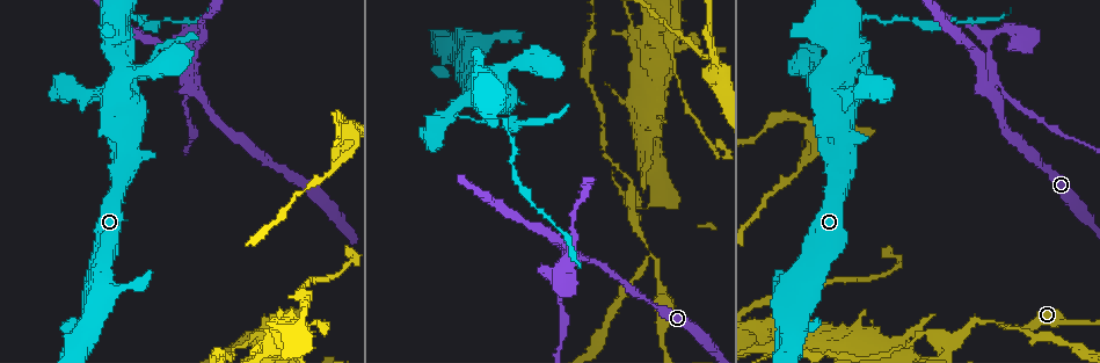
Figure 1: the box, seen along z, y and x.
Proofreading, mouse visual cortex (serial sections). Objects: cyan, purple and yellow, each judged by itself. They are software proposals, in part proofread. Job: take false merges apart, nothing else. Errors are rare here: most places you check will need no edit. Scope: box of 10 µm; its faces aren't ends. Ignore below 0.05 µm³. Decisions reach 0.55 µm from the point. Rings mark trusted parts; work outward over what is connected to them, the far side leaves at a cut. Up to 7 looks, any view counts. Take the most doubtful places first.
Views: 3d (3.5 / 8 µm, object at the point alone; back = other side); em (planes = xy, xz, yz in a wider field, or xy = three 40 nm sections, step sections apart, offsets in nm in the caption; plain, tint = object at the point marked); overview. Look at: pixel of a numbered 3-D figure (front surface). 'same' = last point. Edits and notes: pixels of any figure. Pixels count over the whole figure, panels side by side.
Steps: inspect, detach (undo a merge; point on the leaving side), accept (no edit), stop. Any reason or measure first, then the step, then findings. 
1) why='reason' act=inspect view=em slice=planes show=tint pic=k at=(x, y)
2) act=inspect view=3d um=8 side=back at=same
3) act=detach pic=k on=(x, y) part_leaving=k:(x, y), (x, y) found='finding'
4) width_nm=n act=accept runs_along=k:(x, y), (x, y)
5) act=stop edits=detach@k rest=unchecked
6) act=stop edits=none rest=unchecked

why='two arms in line, one across' act=inspect view=3d um=8 pic=1 at=(191, 87)

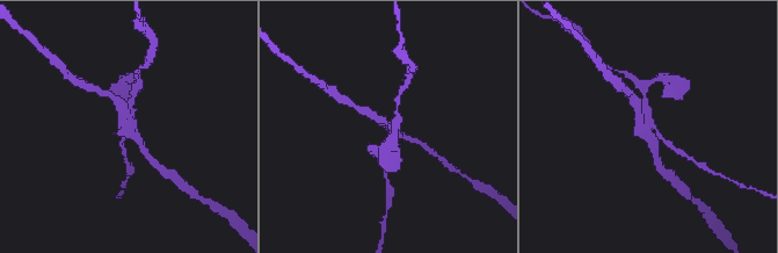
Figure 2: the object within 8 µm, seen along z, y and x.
why='shape alone is not enough' act=inspect view=em slice=xy step=5 show=tint at=same

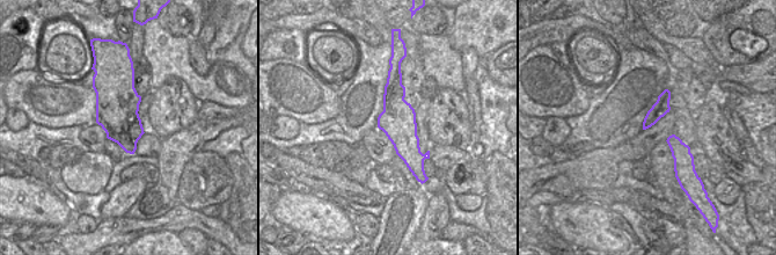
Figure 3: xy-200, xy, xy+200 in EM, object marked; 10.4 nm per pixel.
act=detach pic=2 on=(645, 82) part_leaving=2:(644, 102), (641, 86), (667, 80) found='a second cell is stuck on'

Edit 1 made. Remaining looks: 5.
why='side arm on a straight run' act=inspect view=3d um=3.5 pic=1 at=(1000, 324)

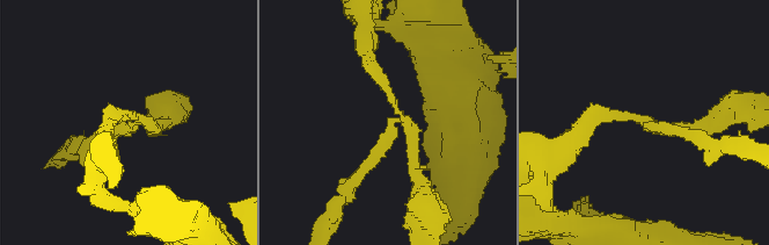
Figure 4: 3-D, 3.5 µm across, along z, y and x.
arms=3 arm_widths_nm=150,150,200 why='need the tissue' act=inspect view=em slice=xy step=1 show=tint pic=4 at=(646, 121)

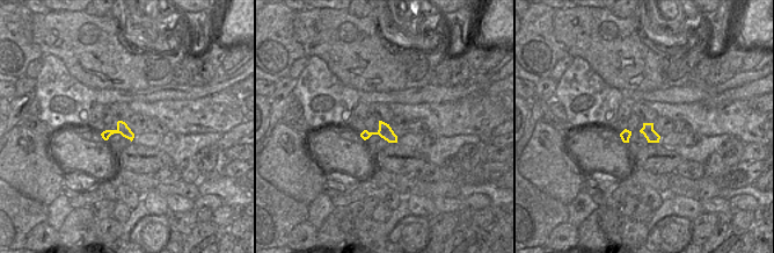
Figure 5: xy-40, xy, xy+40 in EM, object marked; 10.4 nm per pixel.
width_nm=150 act=detach pic=4 on=(374, 157) part_leaving=4:(392, 128), (385, 149), (335, 210) found='a second cell is stuck on'

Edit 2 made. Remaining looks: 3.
why='calibre changes' act=inspect view=3d um=3.5 pic=1 at=(508, 132)

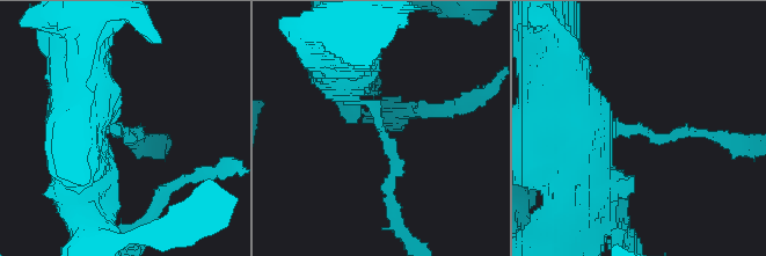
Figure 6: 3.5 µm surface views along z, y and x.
arm_widths_nm=200,600 why='need the tissue' act=inspect view=em slice=xy step=1 show=tint pic=6 at=(639, 131)

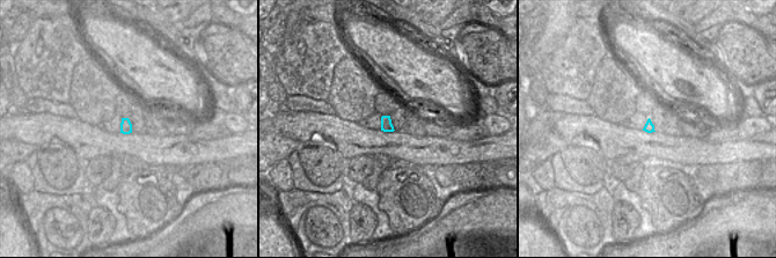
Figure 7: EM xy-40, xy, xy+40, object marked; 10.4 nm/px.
act=accept runs_along=6:(342, 74), (378, 112), (399, 166), (388, 190) found='all the same cell'

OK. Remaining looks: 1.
act=stop edits=detach@2,detach@4 rest=unchecked

